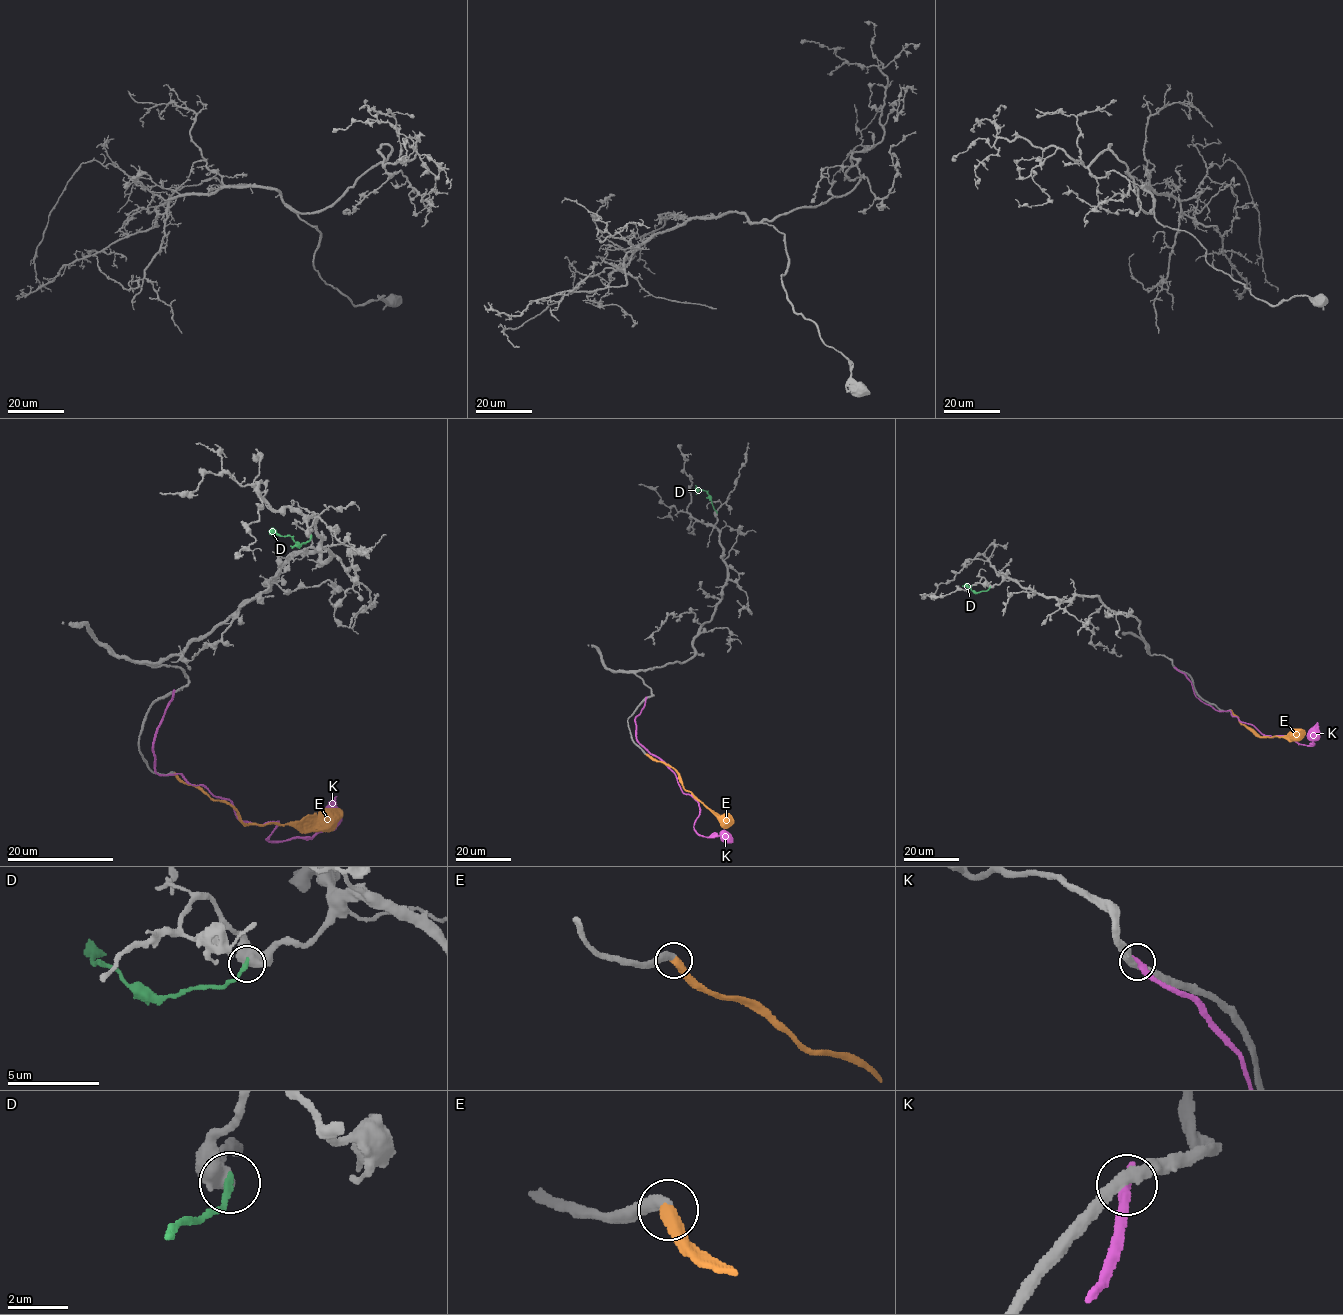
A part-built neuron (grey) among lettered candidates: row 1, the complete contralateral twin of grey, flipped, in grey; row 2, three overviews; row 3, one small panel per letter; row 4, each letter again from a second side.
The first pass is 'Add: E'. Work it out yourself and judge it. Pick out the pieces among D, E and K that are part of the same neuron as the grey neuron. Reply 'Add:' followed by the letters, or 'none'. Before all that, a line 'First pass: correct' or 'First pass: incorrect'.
First pass: correct
Add: E

